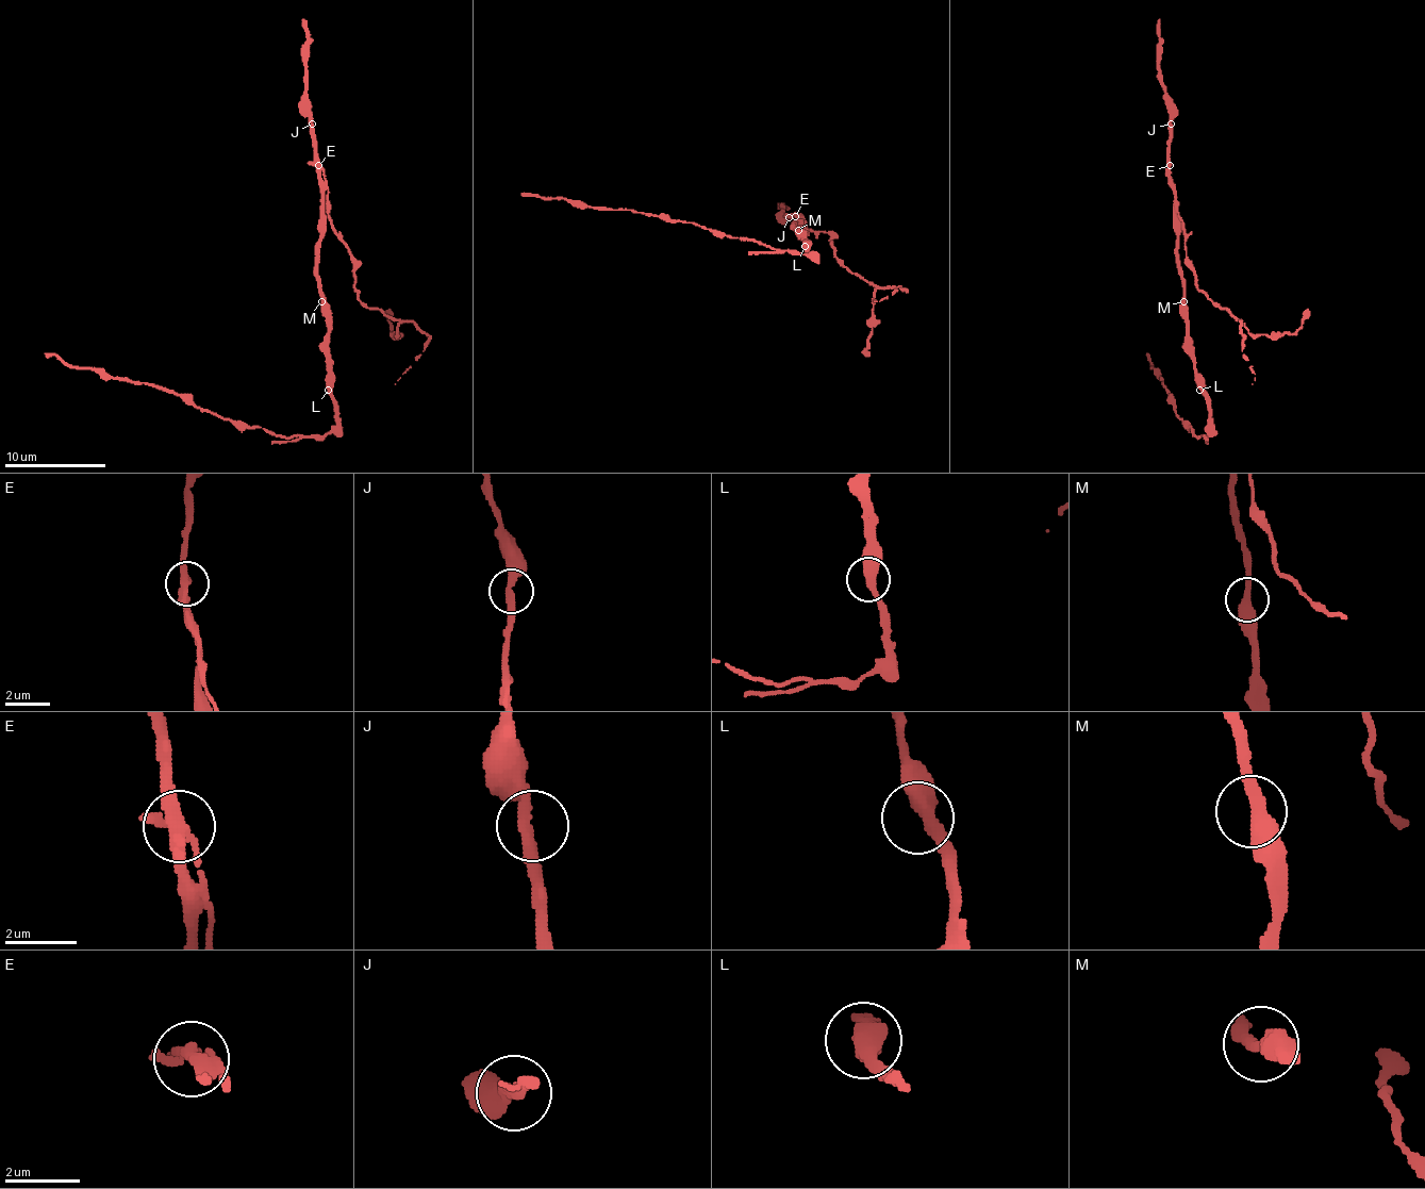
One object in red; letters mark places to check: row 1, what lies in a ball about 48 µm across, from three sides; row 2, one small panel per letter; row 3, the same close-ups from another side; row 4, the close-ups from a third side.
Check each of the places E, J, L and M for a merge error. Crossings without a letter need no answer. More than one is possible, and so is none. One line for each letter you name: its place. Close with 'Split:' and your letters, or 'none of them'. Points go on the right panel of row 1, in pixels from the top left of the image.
E: Place: (1170, 165)
Split: E

